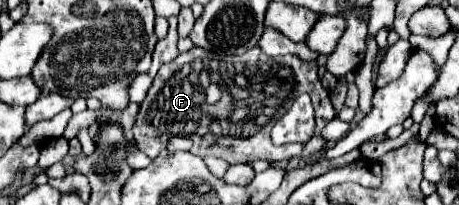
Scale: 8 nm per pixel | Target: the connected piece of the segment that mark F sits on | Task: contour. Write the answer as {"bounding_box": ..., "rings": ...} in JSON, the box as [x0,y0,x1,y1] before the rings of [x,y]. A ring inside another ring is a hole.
{"bounding_box":[133,47,335,165],"rings":[[[193,47],[159,69],[133,125],[135,143],[139,151],[155,159],[167,147],[171,137],[189,137],[193,141],[193,155],[215,155],[231,165],[253,163],[255,159],[289,161],[293,157],[325,153],[327,139],[323,139],[321,129],[335,117],[335,107],[331,103],[329,89],[323,87],[317,75],[317,67],[317,61],[303,61],[297,55],[267,57],[259,47],[237,57],[215,55],[207,49]],[[235,79],[239,79],[243,87],[237,87]],[[209,85],[215,85],[219,93],[213,101],[209,97]],[[287,93],[311,95],[313,107],[317,109],[317,129],[309,143],[277,147],[271,143],[269,131],[273,127],[273,117],[277,117],[279,111],[279,99],[287,97]],[[213,143],[219,147],[211,147]]]}

